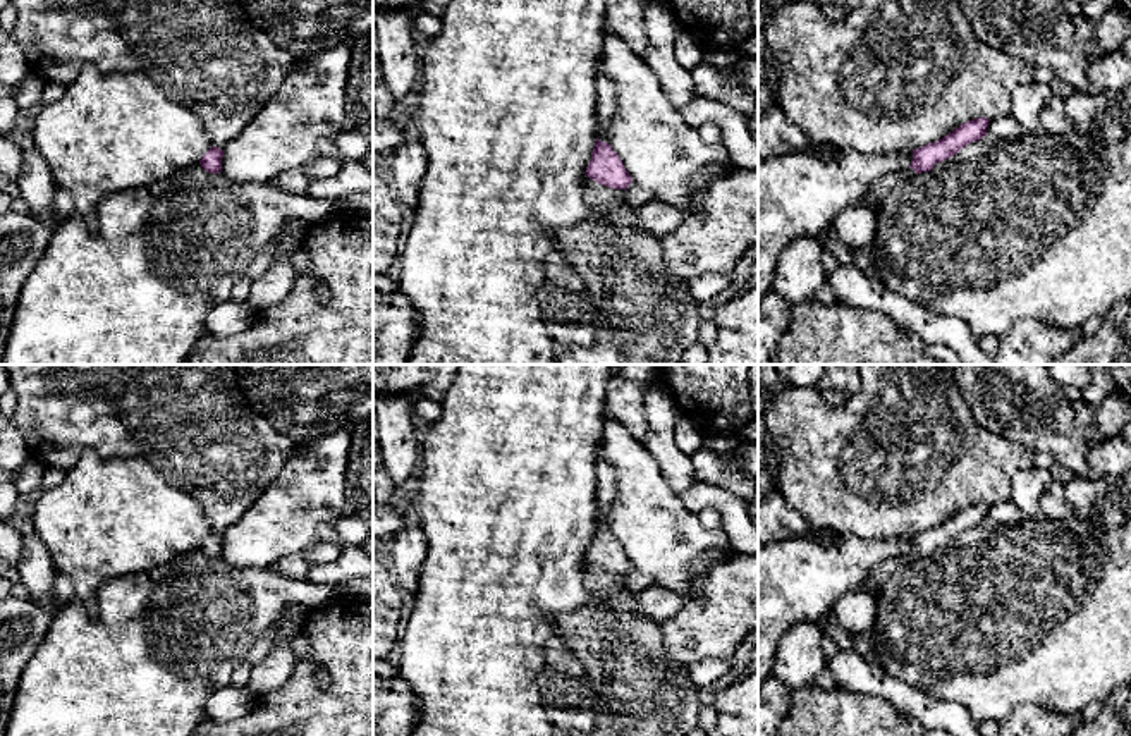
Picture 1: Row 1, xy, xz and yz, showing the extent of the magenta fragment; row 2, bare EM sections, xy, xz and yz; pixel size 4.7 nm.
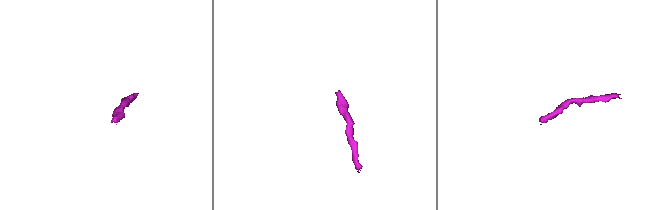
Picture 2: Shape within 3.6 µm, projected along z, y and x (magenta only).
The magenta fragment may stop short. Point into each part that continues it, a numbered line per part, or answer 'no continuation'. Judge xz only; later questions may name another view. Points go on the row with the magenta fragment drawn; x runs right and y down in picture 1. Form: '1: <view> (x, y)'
no continuation

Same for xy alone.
no continuation

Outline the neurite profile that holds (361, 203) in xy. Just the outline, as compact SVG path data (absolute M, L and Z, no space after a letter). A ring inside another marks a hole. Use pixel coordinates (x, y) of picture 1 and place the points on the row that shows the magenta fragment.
M354 193L339 203L345 212L361 213L373 218L373 193Z

